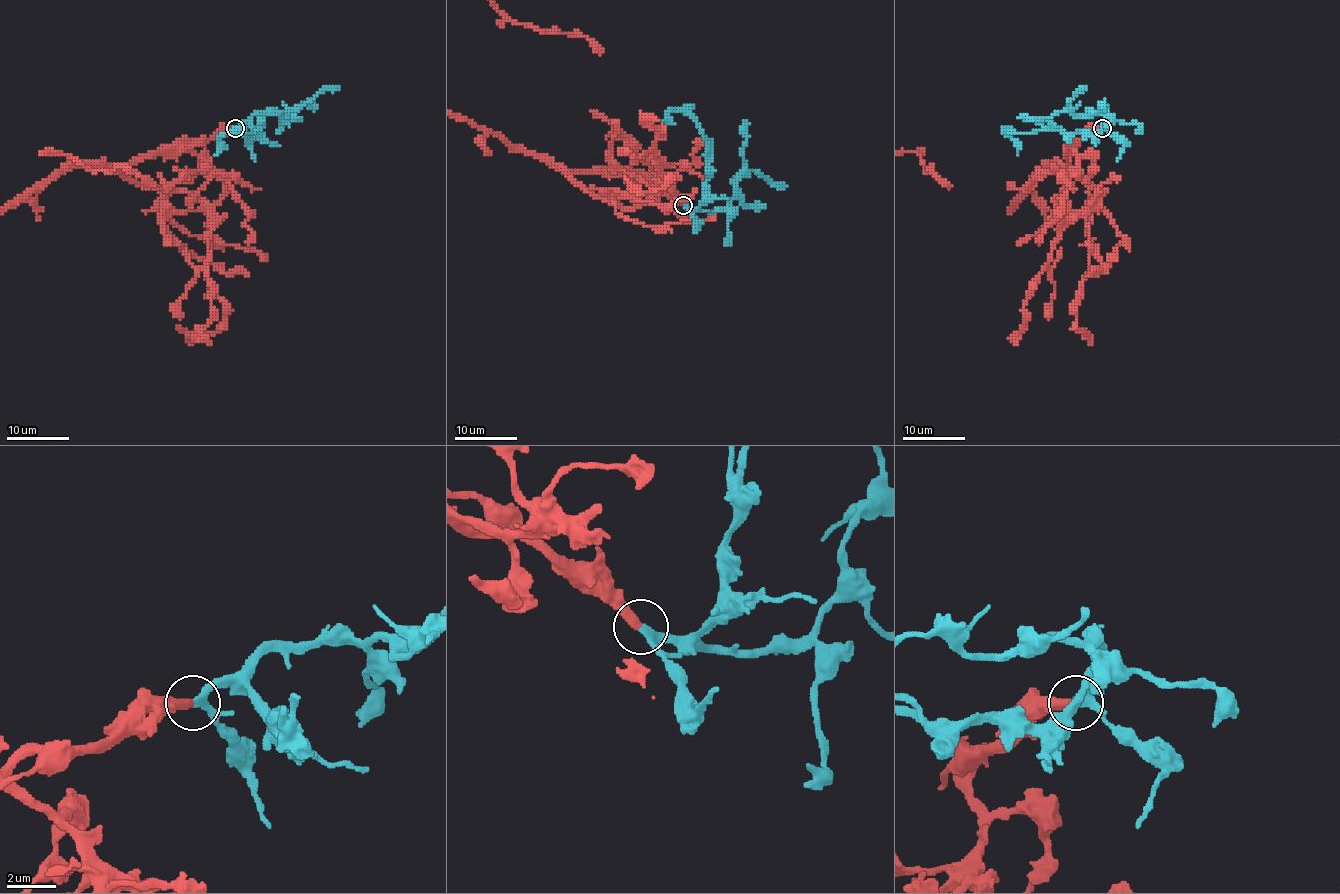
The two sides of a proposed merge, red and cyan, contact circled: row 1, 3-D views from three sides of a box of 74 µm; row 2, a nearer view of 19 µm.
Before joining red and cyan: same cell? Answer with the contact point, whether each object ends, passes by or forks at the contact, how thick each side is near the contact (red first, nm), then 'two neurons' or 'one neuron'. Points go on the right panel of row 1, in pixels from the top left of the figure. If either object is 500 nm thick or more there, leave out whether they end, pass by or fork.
at (1102, 128); red ends there; cyan passes by; 380 nm thick on the red side, 280 nm on the other; one neuron

